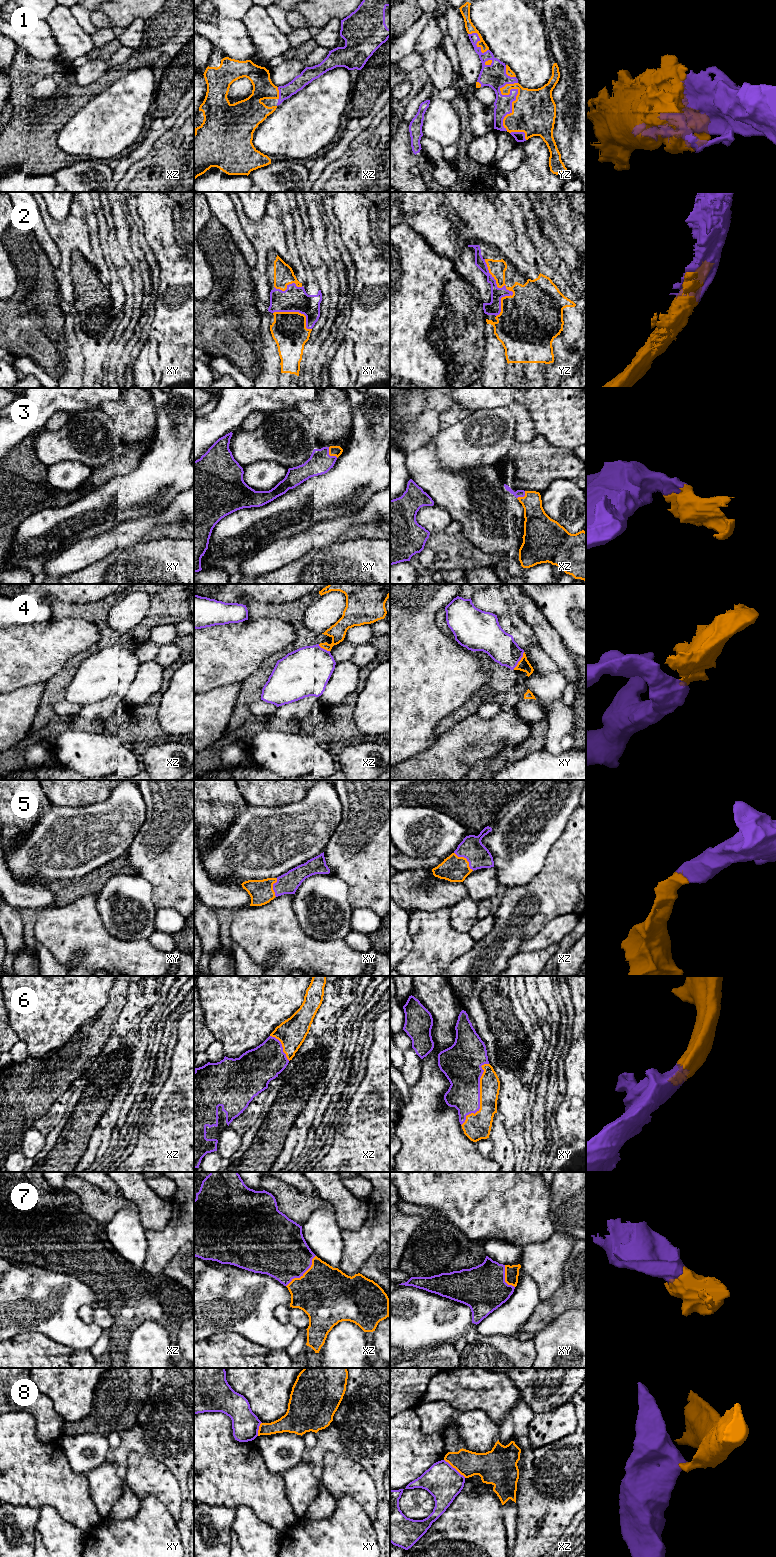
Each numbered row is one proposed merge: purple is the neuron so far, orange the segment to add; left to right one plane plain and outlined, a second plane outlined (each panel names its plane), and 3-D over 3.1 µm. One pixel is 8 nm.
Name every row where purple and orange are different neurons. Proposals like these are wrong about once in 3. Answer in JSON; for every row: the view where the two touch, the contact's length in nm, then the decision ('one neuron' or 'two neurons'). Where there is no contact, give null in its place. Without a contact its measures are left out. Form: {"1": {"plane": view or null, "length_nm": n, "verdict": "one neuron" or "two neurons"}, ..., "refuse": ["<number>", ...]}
{"1": {"plane": "yz", "length_nm": 400, "verdict": "one neuron"}, "2": {"plane": "yz", "length_nm": 480, "verdict": "one neuron"}, "3": {"plane": "xy", "length_nm": 120, "verdict": "one neuron"}, "4": {"plane": "xy", "length_nm": 160, "verdict": "two neurons"}, "5": {"plane": "xz", "length_nm": 220, "verdict": "one neuron"}, "6": {"plane": "xy", "length_nm": 550, "verdict": "one neuron"}, "7": {"plane": "xz", "length_nm": 340, "verdict": "one neuron"}, "8": {"plane": "xz", "length_nm": 220, "verdict": "two neurons"}, "refuse": ["4", "8"]}

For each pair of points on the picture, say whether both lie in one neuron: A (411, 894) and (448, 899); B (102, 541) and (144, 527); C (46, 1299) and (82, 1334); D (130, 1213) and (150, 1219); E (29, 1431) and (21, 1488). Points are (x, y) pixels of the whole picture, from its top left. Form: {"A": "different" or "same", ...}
{"A": "same", "B": "same", "C": "same", "D": "different", "E": "same"}

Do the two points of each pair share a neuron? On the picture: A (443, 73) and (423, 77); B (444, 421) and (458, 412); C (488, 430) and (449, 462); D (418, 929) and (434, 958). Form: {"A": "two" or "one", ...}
{"A": "two", "B": "one", "C": "one", "D": "one"}

